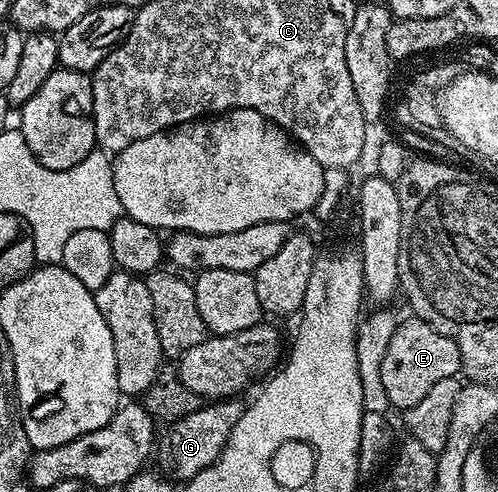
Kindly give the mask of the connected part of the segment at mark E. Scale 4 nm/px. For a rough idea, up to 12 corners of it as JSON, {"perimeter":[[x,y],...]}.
{"perimeter":[[401,319],[382,358],[393,409],[418,406],[462,368],[462,348]]}

